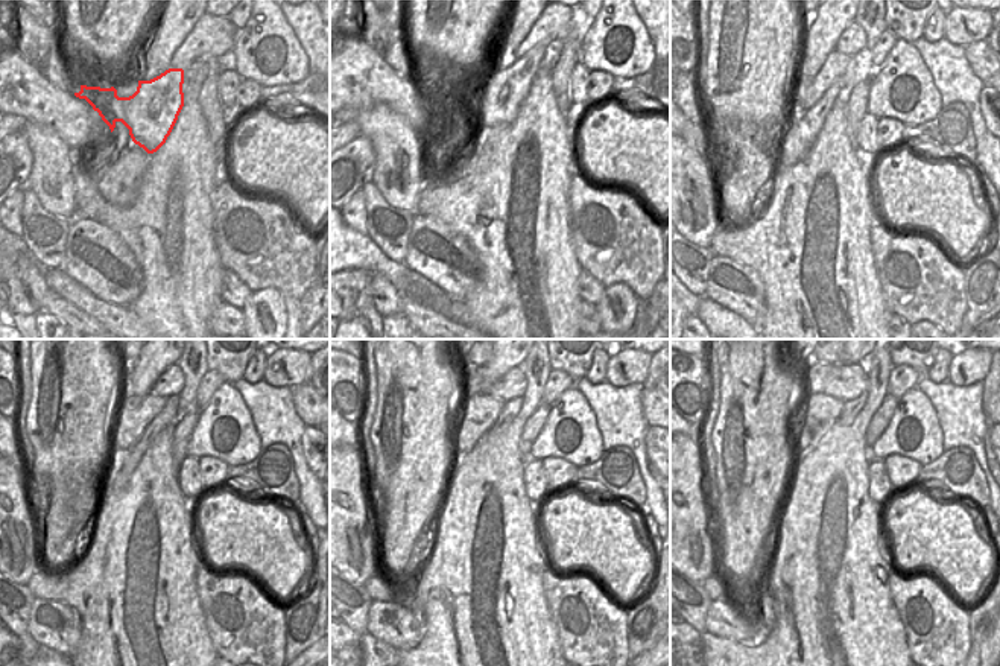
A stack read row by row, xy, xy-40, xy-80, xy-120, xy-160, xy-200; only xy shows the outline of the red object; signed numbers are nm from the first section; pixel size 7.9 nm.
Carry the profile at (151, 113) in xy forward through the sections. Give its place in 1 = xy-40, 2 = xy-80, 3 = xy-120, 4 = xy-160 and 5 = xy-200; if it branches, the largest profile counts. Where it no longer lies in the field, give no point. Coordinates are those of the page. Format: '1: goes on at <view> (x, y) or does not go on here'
1: goes on at xy-40 (502, 104)
2: goes on at xy-80 (859, 95)
3: goes on at xy-120 (183, 432)
4: goes on at xy-160 (534, 424)
5: goes on at xy-200 (882, 417)

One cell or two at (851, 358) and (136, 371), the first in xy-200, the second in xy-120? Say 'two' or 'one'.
one

